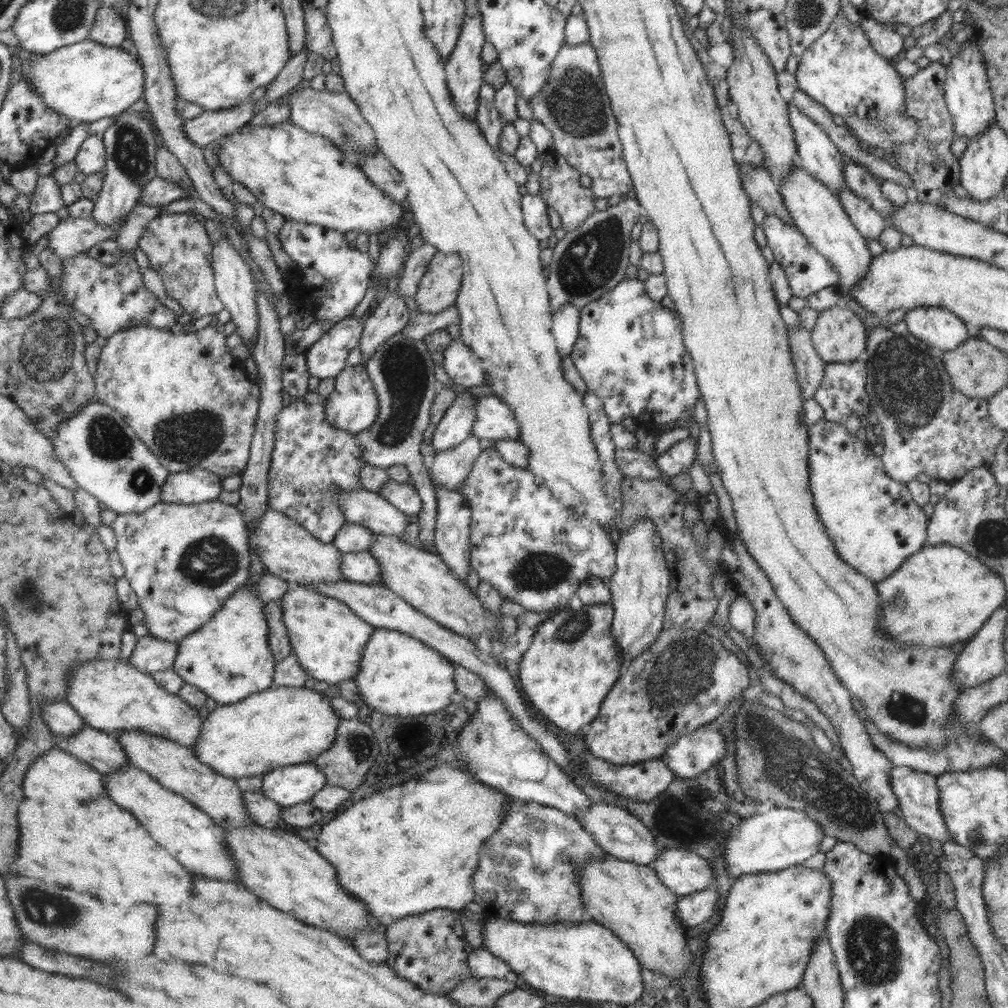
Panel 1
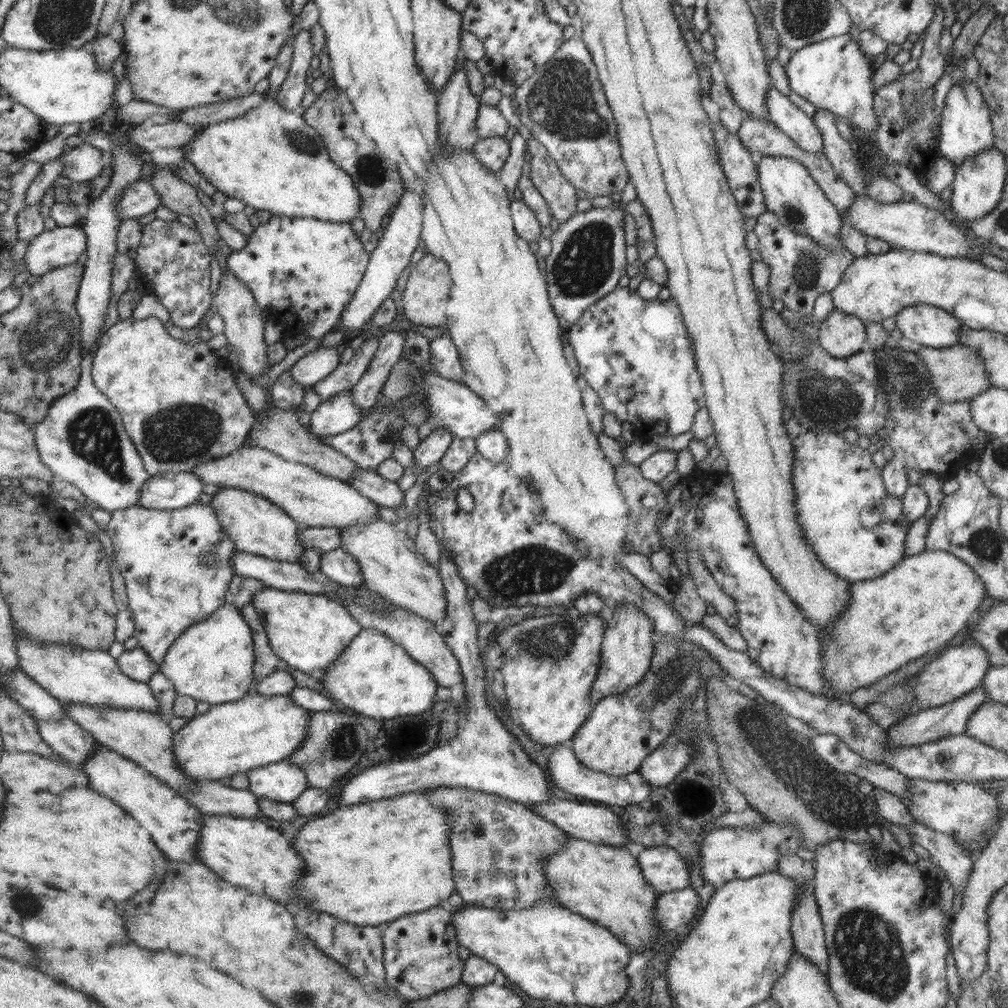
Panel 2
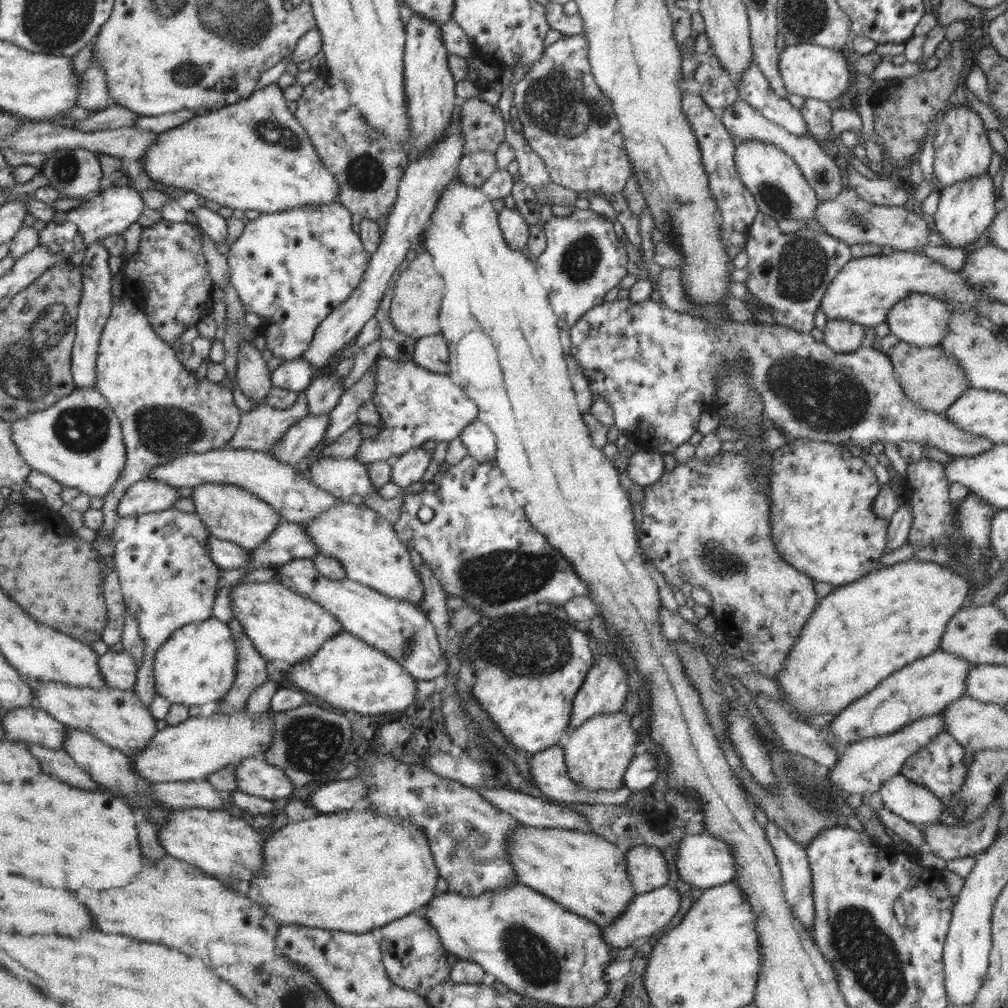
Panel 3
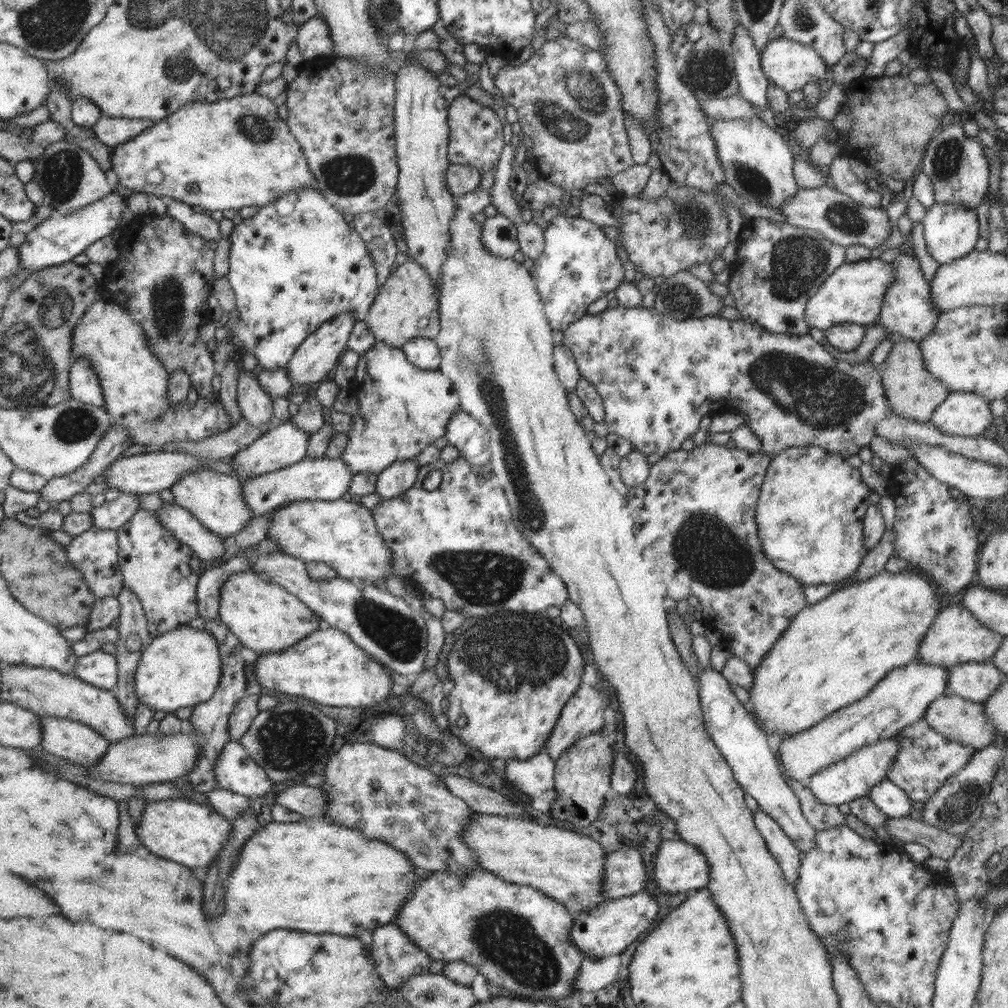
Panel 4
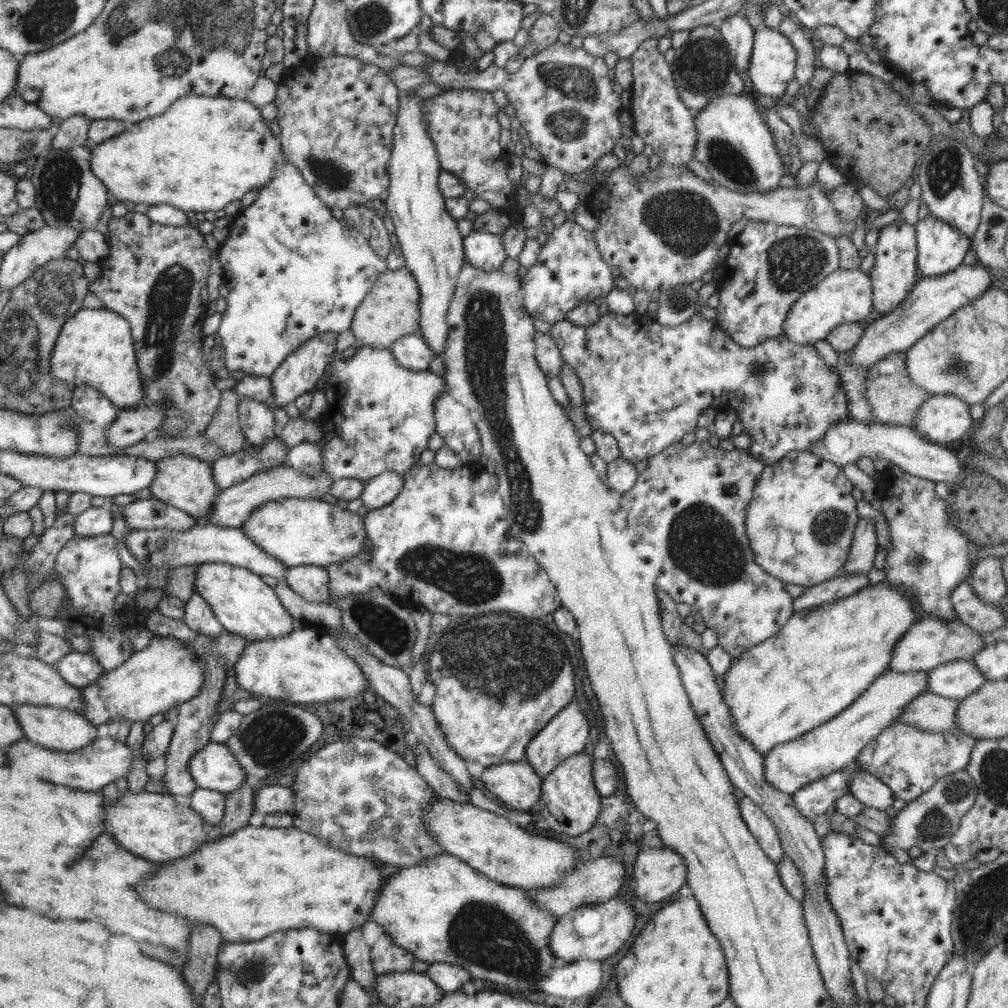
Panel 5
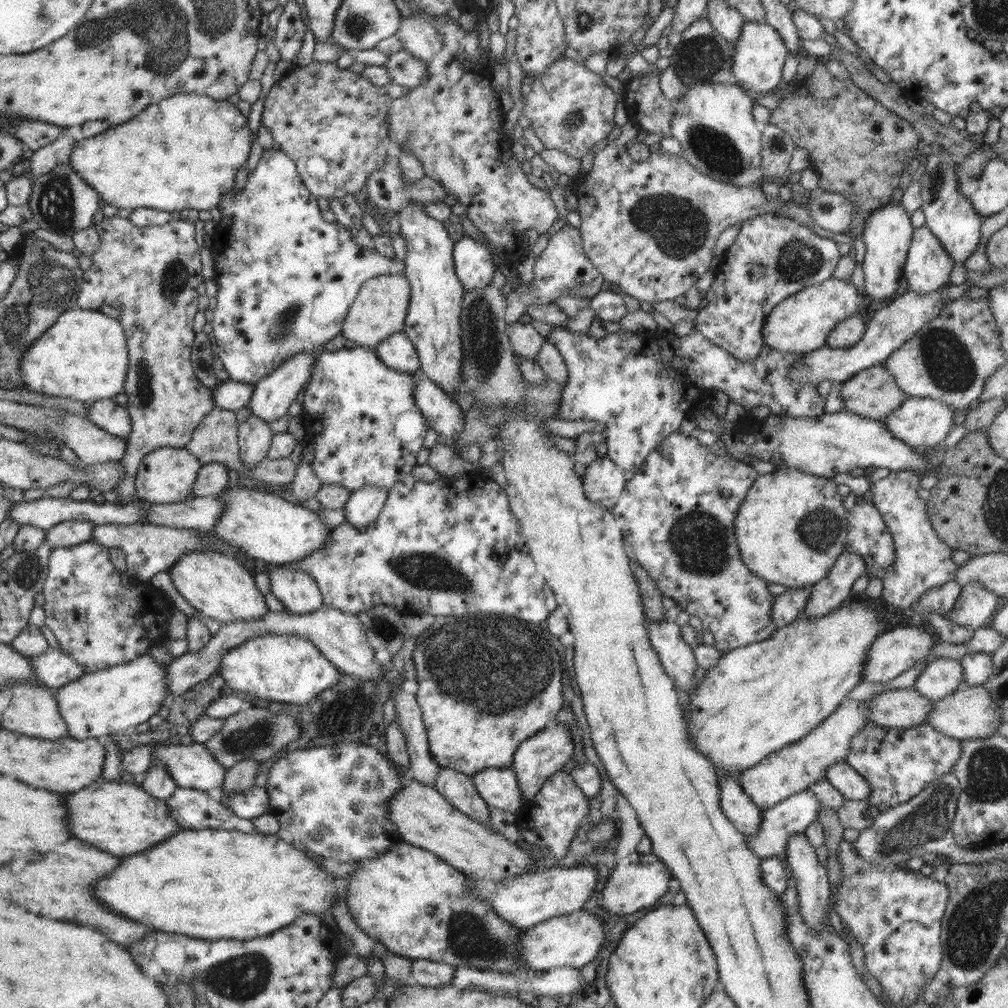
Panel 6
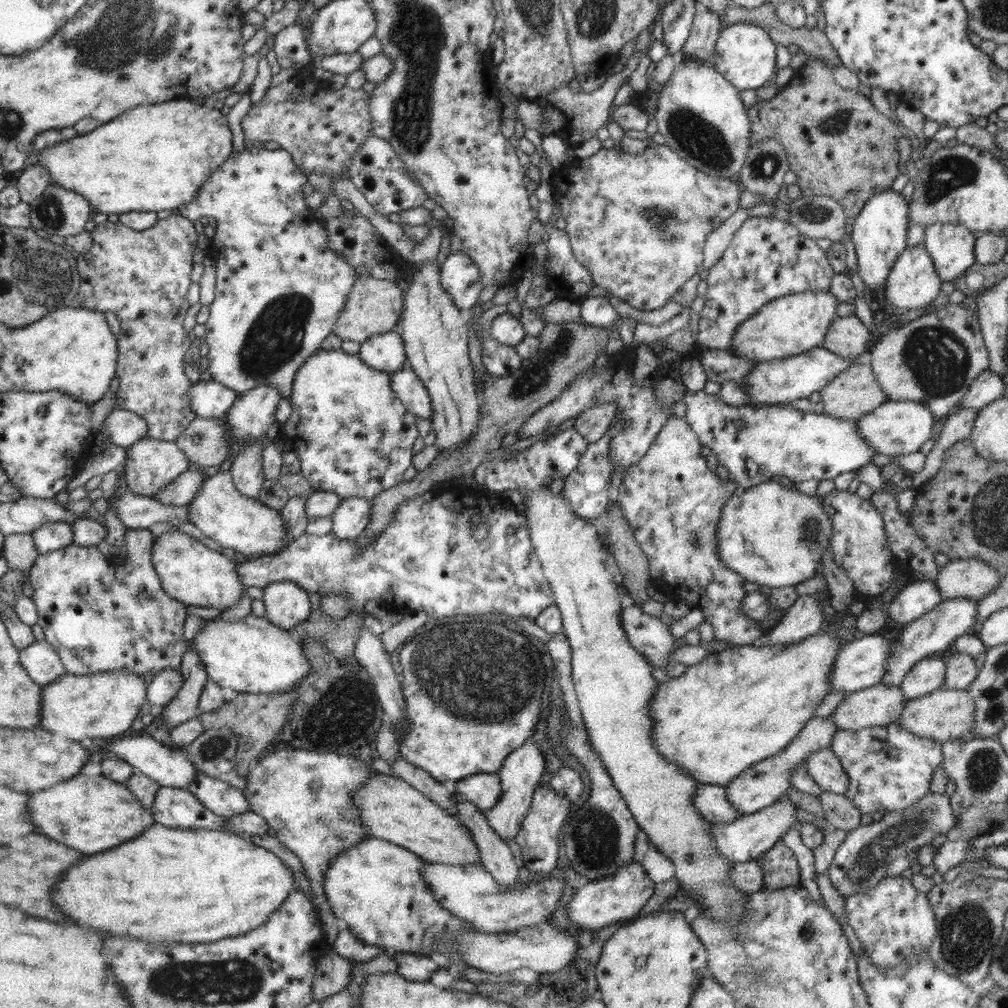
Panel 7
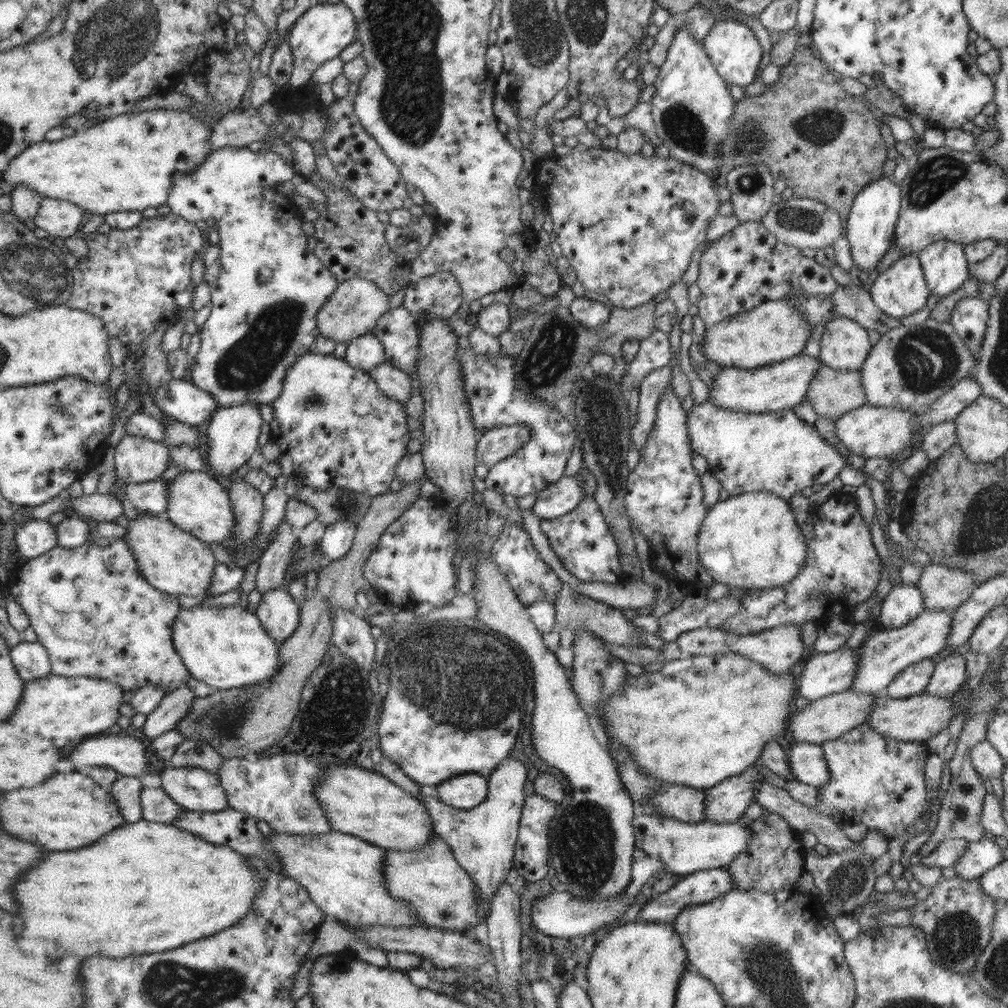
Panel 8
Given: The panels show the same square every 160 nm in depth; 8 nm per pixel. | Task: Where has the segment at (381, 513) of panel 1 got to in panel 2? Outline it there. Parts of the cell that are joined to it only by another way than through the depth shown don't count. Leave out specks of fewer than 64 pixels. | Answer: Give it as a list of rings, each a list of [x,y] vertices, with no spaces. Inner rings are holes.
[[[252,446],[242,447],[229,455],[199,464],[193,468],[192,472],[197,474],[198,478],[201,478],[203,484],[221,484],[226,489],[234,487],[259,494],[267,498],[270,502],[277,504],[302,527],[343,527],[373,521],[380,517],[377,513],[378,504],[362,496],[347,482],[324,476],[305,464],[288,462],[281,456],[264,448]]]

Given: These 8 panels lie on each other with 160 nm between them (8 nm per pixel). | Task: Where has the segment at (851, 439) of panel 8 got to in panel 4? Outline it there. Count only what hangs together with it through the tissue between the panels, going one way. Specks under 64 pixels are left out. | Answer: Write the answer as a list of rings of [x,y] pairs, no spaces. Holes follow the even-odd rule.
[[[950,393],[934,409],[929,422],[944,434],[976,437],[992,426],[989,401],[973,393]]]

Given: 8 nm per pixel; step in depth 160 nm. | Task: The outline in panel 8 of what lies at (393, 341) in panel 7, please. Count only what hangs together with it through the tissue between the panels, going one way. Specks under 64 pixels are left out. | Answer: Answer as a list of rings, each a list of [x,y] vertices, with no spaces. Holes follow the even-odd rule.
[[[368,333],[347,342],[346,355],[343,359],[350,366],[369,371],[383,362],[383,346],[374,335]]]

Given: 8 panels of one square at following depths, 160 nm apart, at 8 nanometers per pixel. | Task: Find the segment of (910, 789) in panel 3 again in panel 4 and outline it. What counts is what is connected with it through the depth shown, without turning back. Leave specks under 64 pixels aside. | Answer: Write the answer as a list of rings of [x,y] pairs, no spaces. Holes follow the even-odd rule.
[[[888,779],[869,788],[867,798],[889,817],[912,816],[916,809],[904,790]]]

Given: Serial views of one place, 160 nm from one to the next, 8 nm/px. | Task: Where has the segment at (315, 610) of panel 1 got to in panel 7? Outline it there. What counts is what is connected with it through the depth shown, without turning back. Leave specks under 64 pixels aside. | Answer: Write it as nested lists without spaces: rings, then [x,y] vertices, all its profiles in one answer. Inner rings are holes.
[[[171,530],[155,538],[151,556],[164,593],[186,606],[209,607],[224,612],[247,595],[247,588],[236,572],[236,561],[182,531]]]

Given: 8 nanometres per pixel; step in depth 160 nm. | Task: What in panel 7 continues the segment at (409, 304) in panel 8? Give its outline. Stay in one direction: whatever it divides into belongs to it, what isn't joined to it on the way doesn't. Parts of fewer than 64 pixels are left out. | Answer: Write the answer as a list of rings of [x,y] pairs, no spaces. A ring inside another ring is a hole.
[[[464,253],[449,254],[448,258],[440,266],[440,282],[445,291],[453,298],[454,304],[467,314],[472,306],[475,306],[480,291],[485,287],[481,282],[481,272]]]

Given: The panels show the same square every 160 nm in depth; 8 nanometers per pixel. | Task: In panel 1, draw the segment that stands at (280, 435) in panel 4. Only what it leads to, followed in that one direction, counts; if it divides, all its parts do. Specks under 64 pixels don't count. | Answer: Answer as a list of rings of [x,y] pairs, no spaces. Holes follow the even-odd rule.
[[[346,365],[336,376],[333,394],[330,394],[325,406],[325,419],[342,430],[357,433],[370,428],[378,416],[378,397],[374,385],[366,372],[365,365]]]

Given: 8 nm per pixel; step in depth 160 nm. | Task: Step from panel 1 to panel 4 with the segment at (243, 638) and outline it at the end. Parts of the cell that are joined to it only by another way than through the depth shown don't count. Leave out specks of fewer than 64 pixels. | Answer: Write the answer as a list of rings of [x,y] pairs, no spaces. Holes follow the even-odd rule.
[[[183,625],[178,629],[166,631],[160,636],[153,637],[151,644],[142,652],[140,664],[133,674],[133,685],[139,702],[147,704],[153,711],[163,710],[166,713],[175,712],[184,706],[194,706],[208,700],[216,690],[221,677],[220,651],[218,642],[208,632],[195,630],[191,626]]]

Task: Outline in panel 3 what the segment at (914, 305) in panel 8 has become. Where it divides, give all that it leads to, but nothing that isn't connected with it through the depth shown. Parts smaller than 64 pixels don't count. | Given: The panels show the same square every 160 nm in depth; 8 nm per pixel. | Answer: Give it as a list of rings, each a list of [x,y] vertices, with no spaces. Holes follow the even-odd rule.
[[[986,172],[970,181],[954,183],[940,192],[938,208],[930,219],[932,227],[946,241],[946,245],[954,249],[969,249],[981,244],[1002,203],[995,194],[993,178]]]

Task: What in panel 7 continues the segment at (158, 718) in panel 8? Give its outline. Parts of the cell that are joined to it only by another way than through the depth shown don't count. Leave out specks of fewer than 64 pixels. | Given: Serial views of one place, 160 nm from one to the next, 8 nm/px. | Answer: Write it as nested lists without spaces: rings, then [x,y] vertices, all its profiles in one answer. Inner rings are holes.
[[[189,642],[179,671],[183,676],[182,688],[178,689],[178,694],[165,707],[159,709],[166,725],[172,728],[196,718],[200,695],[210,680],[198,651]]]

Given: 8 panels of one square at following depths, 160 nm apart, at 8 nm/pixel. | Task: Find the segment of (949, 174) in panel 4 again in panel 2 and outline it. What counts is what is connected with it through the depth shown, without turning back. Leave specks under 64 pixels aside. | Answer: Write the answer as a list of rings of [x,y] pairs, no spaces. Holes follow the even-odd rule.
[[[965,78],[960,85],[952,85],[944,100],[941,113],[940,155],[956,164],[956,169],[964,161],[992,149],[994,132],[990,121],[990,108],[974,80]]]

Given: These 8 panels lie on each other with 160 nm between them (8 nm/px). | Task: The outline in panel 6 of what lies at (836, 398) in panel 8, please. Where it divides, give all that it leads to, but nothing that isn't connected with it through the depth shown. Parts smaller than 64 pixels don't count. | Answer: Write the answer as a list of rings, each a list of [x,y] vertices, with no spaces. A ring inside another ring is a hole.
[[[884,361],[852,375],[842,384],[840,395],[844,411],[877,421],[894,412],[906,398]]]

